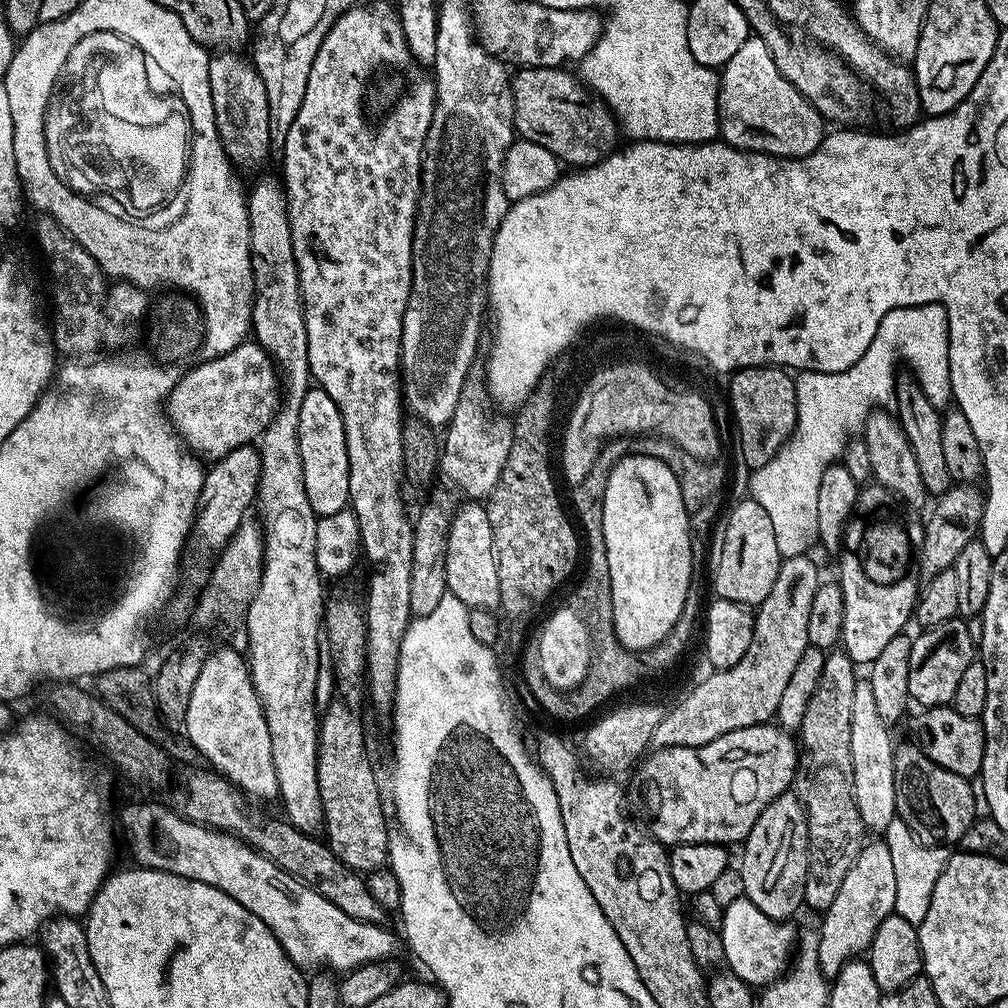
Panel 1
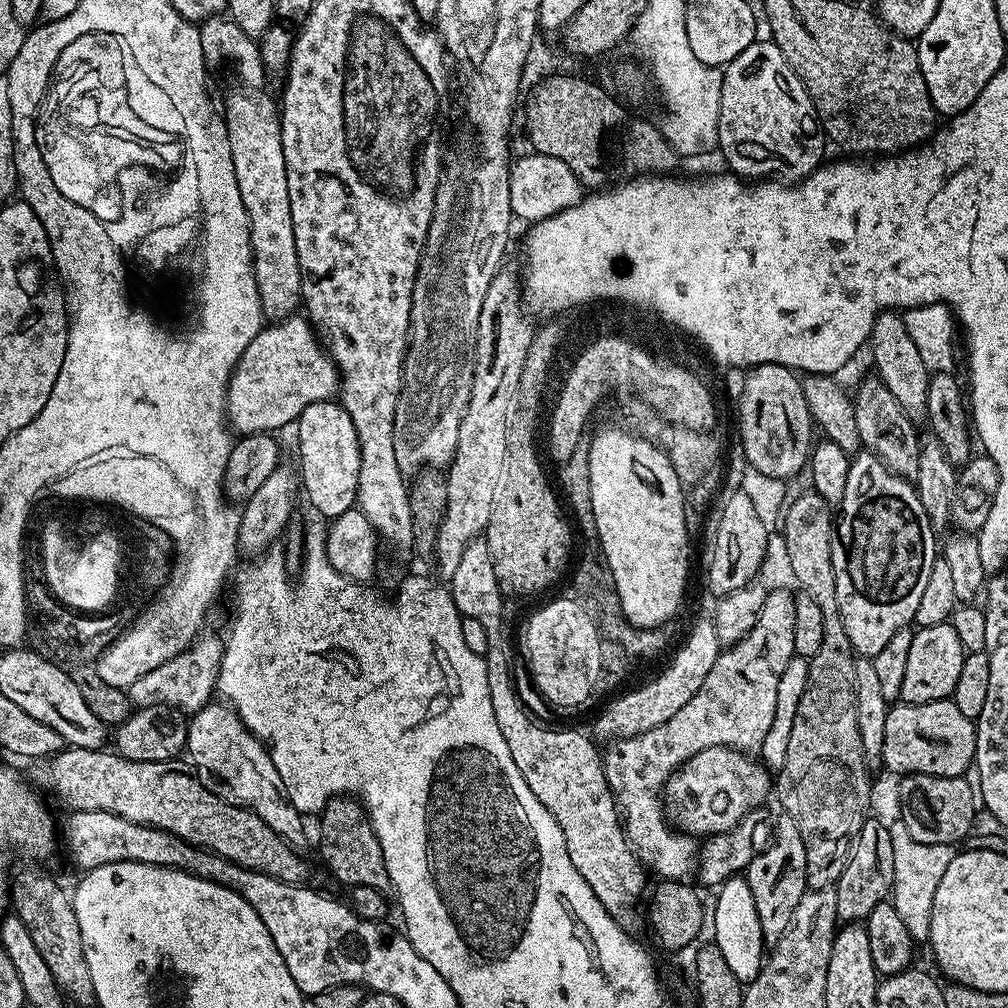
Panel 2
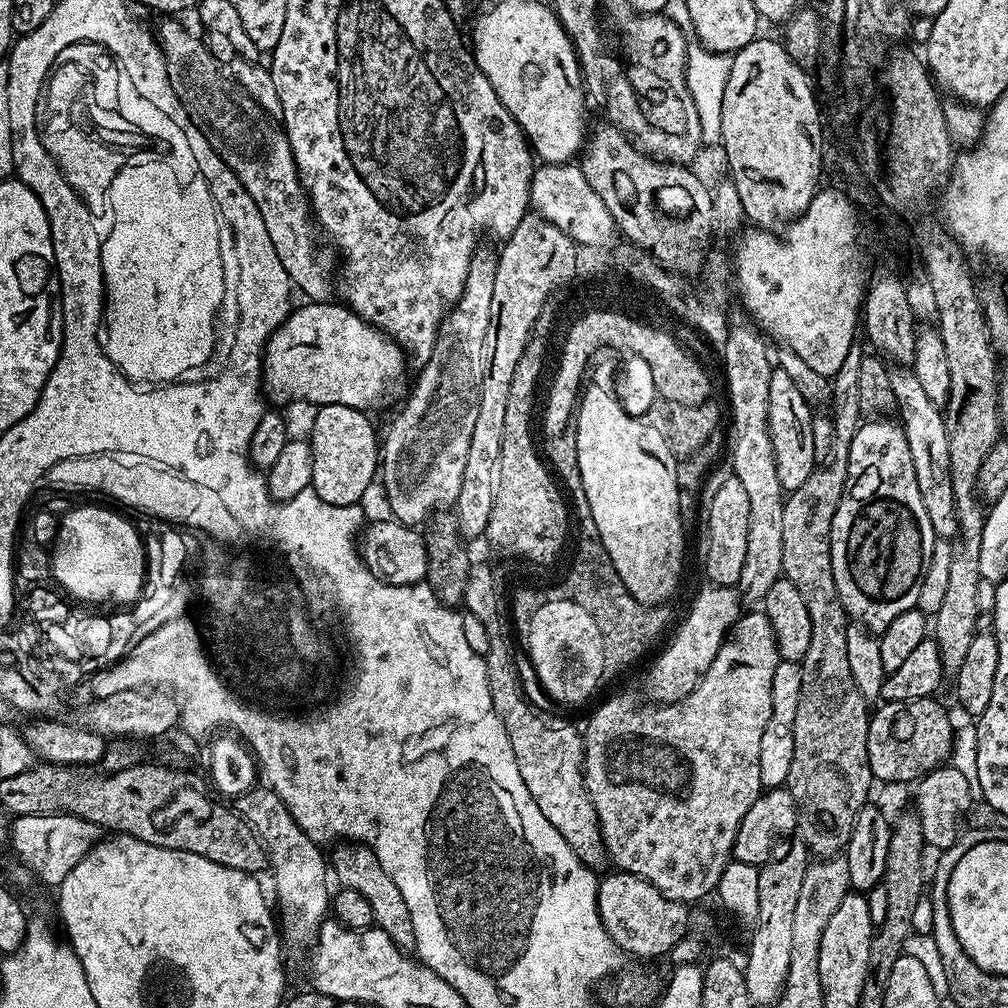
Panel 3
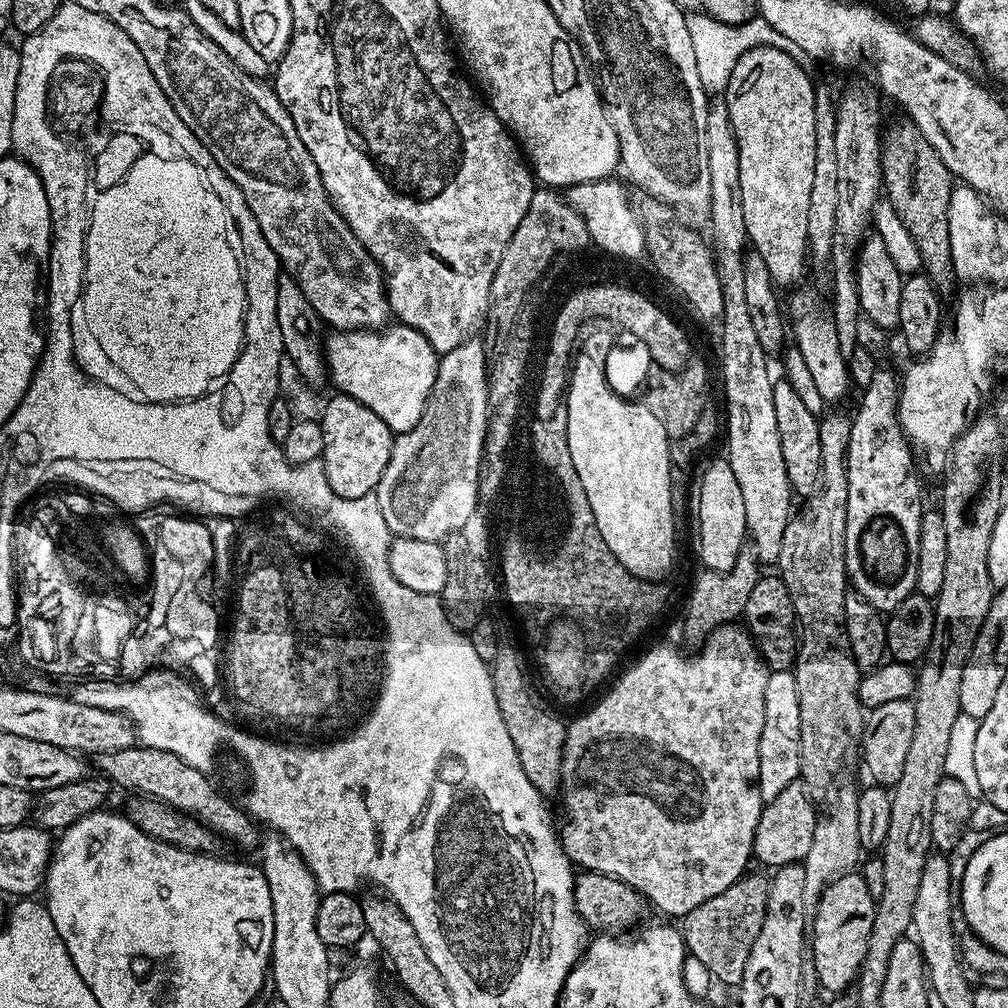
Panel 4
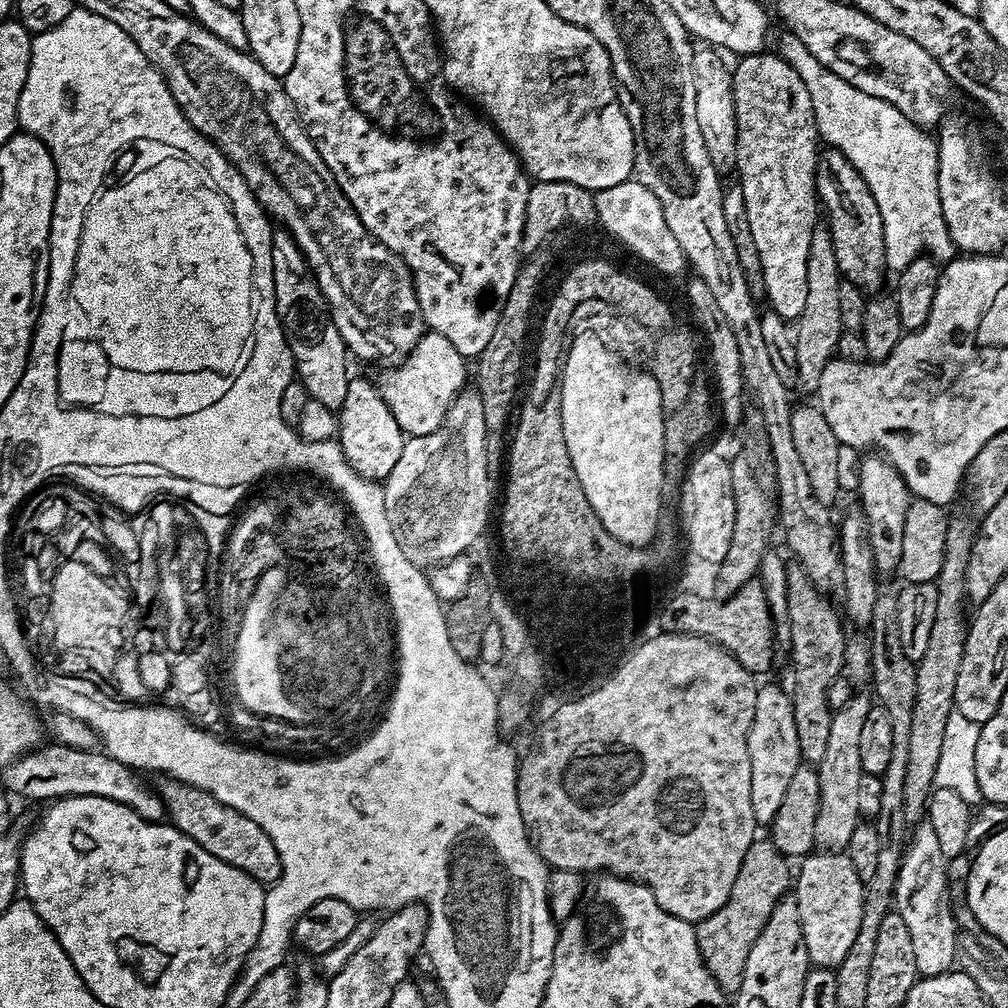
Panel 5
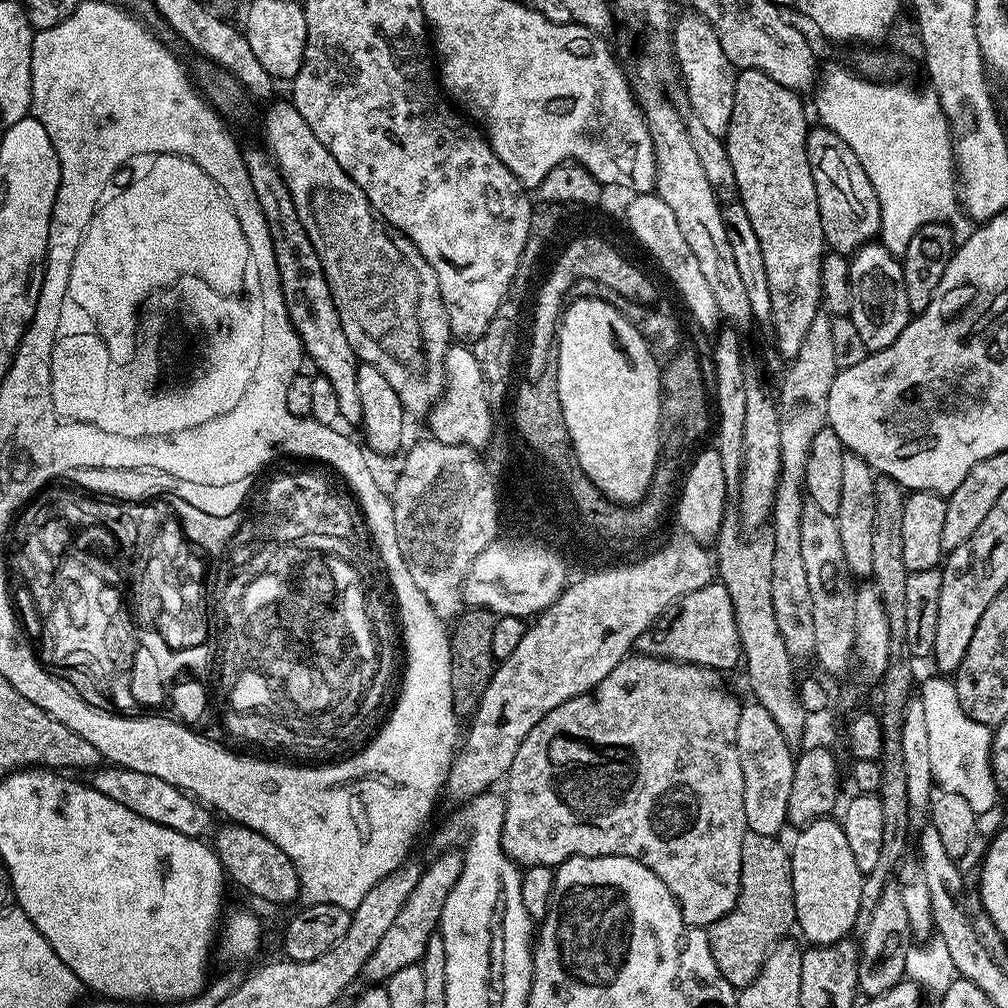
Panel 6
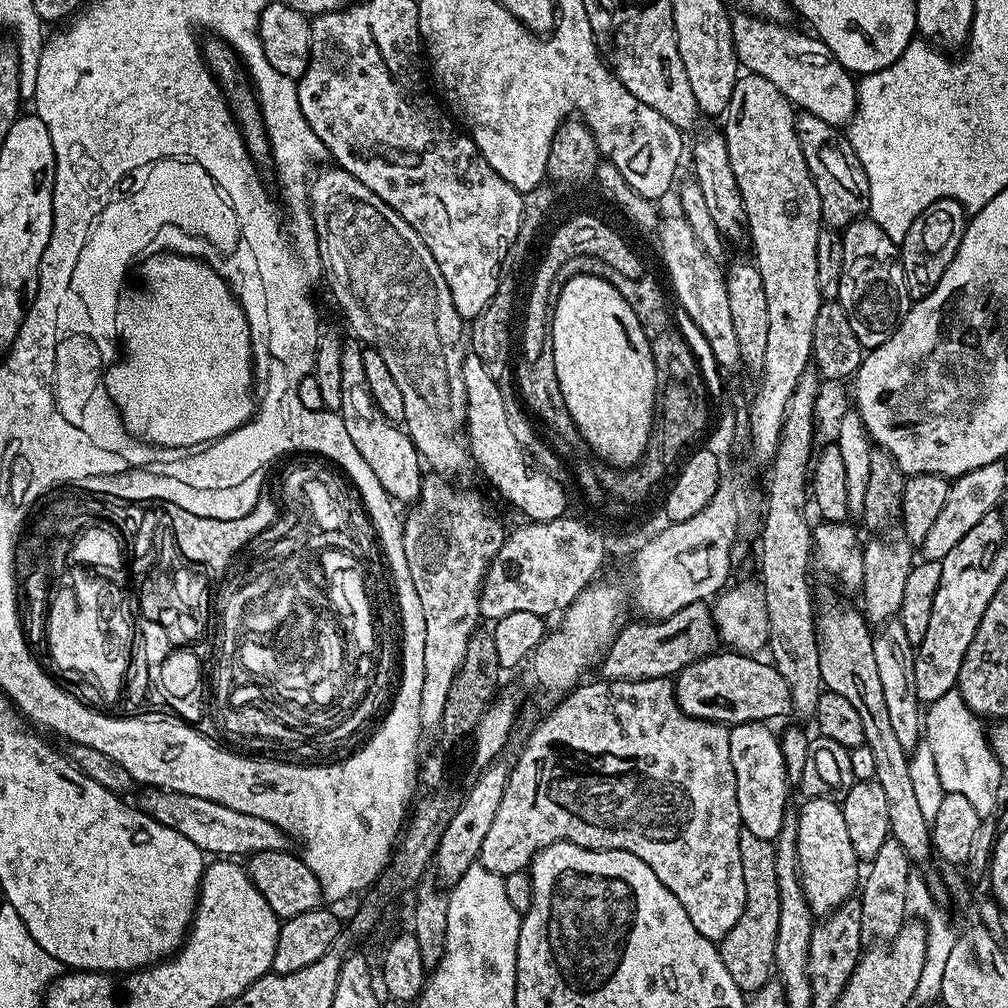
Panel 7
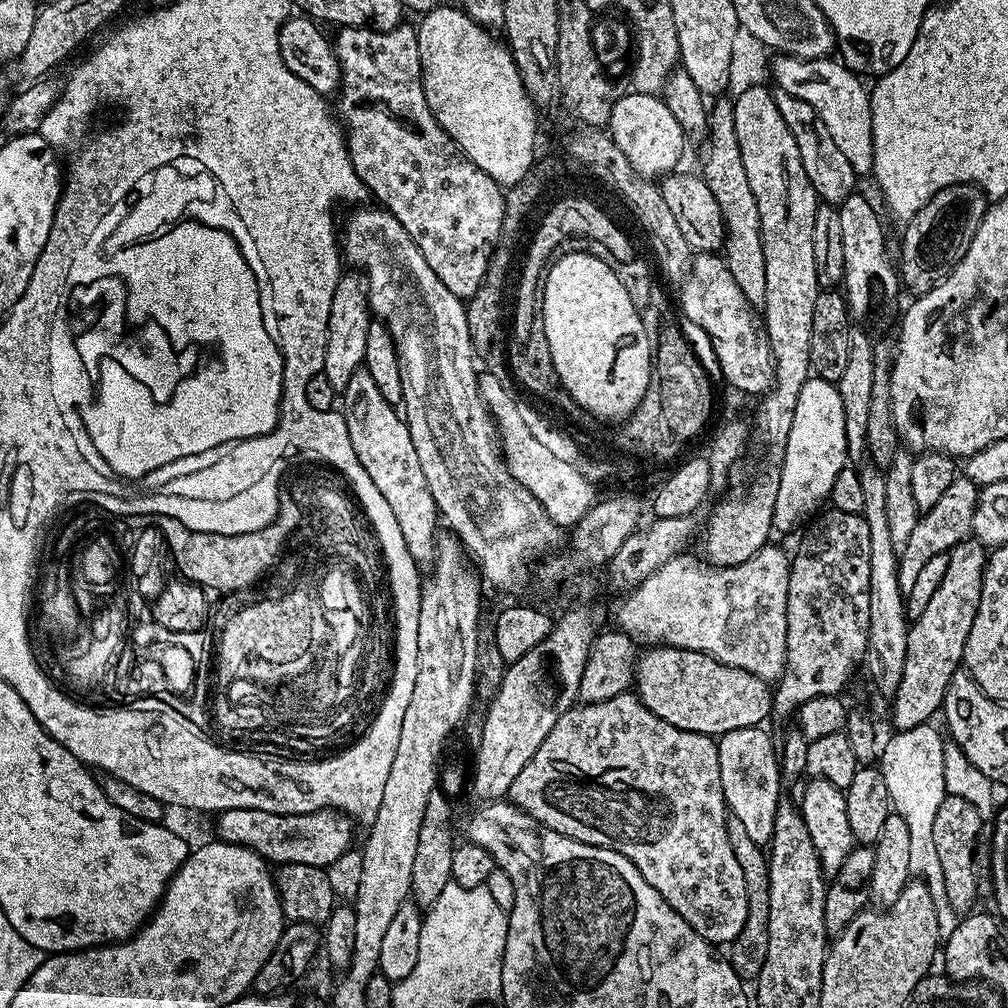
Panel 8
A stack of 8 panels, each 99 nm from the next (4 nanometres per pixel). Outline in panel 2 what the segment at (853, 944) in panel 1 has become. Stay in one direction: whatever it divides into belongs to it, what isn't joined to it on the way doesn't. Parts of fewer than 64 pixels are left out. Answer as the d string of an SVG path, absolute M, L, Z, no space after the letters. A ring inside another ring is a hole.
M875 818L865 820L852 846L852 853L846 862L846 870L842 870L840 881L834 886L837 921L867 921L874 906L889 899L895 878L893 843L888 827L887 823L875 820Z

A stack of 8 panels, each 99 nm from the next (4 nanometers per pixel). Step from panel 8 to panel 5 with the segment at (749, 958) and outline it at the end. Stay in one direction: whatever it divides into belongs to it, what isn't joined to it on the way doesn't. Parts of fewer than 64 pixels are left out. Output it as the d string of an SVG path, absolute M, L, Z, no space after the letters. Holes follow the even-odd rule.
M757 838L753 840L750 850L746 850L746 858L742 858L742 866L738 870L738 878L734 878L734 886L730 886L730 898L714 910L705 920L701 920L695 925L696 937L698 938L698 950L702 954L702 962L706 970L718 982L718 986L726 994L735 994L739 992L742 986L742 974L746 970L746 958L750 958L750 946L758 942L758 934L762 934L762 926L770 919L770 914L774 914L774 906L789 895L790 889L794 884L794 868L790 865L789 857L782 855L771 839Z

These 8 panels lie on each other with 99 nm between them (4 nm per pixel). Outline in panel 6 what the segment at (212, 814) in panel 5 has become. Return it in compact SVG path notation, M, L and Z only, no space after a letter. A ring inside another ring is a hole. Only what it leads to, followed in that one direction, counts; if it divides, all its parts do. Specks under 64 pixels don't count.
M228 822L225 825L225 828L215 829L214 851L231 883L233 880L238 887L245 888L250 895L268 904L288 904L292 899L295 901L300 894L300 879L298 870L294 870L294 862L290 862L290 858L286 858L286 854L282 854L282 850L278 850L278 846L274 846L274 842L270 842L270 838L260 832L245 824Z

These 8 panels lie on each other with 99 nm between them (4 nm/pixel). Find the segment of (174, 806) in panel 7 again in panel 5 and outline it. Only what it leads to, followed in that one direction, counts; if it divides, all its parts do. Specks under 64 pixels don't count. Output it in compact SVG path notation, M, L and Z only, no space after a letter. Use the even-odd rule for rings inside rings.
M55 742L33 748L25 752L8 767L3 769L3 787L13 797L25 796L28 800L51 802L62 796L97 796L110 798L130 810L134 810L144 820L163 821L166 809L155 787L143 784L139 780L137 769L128 768L122 762L103 750L87 752L81 748L71 748Z

